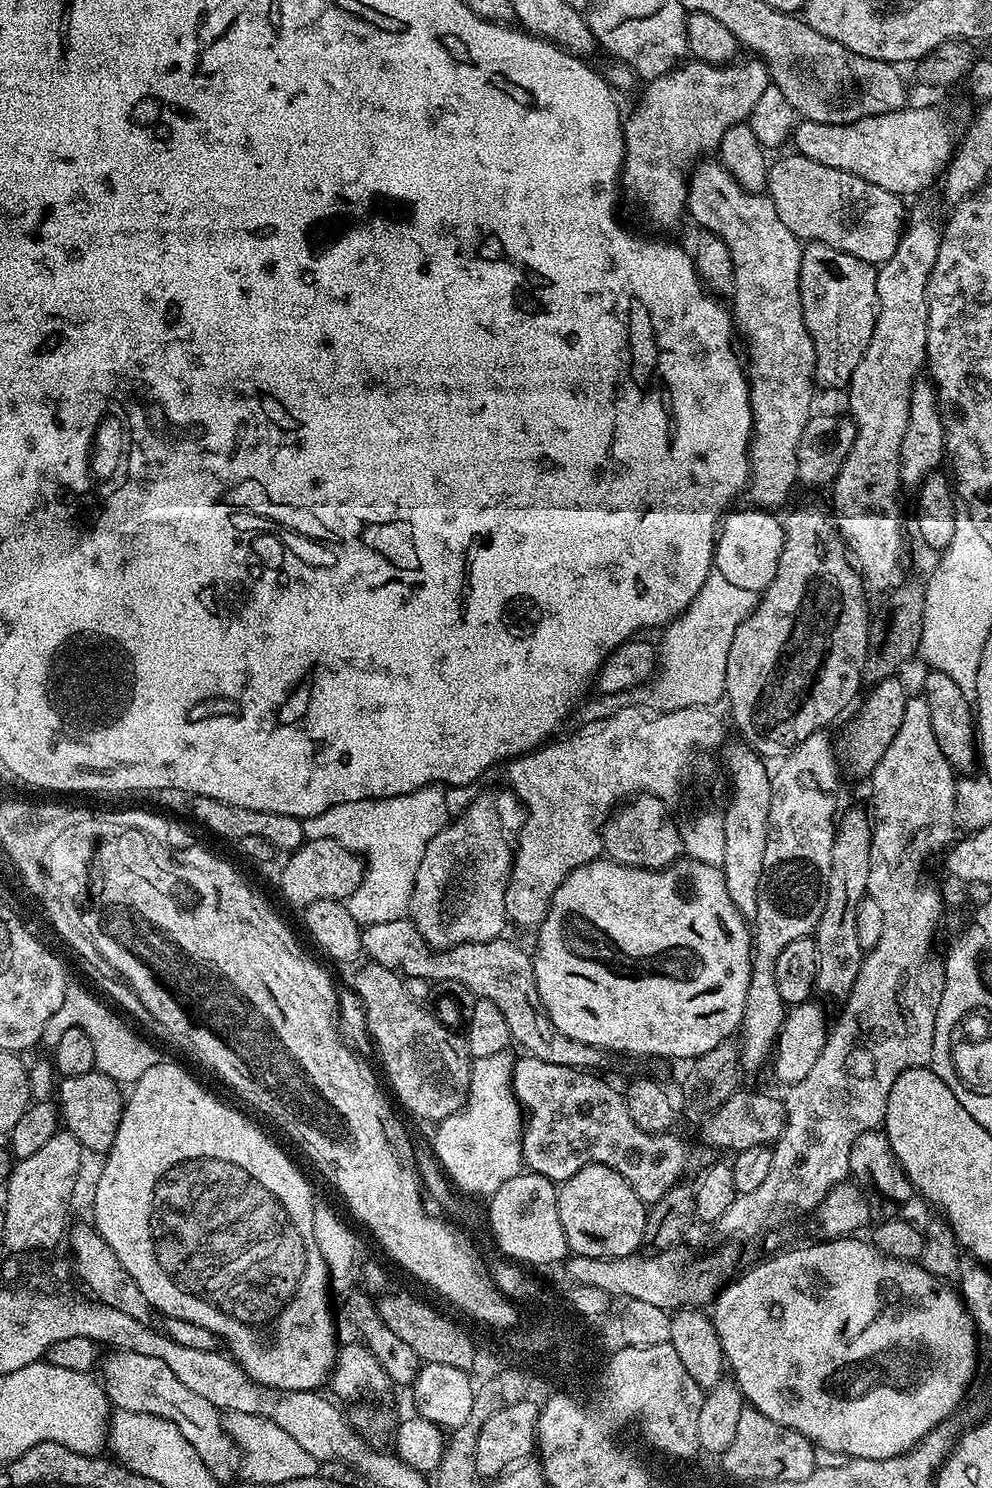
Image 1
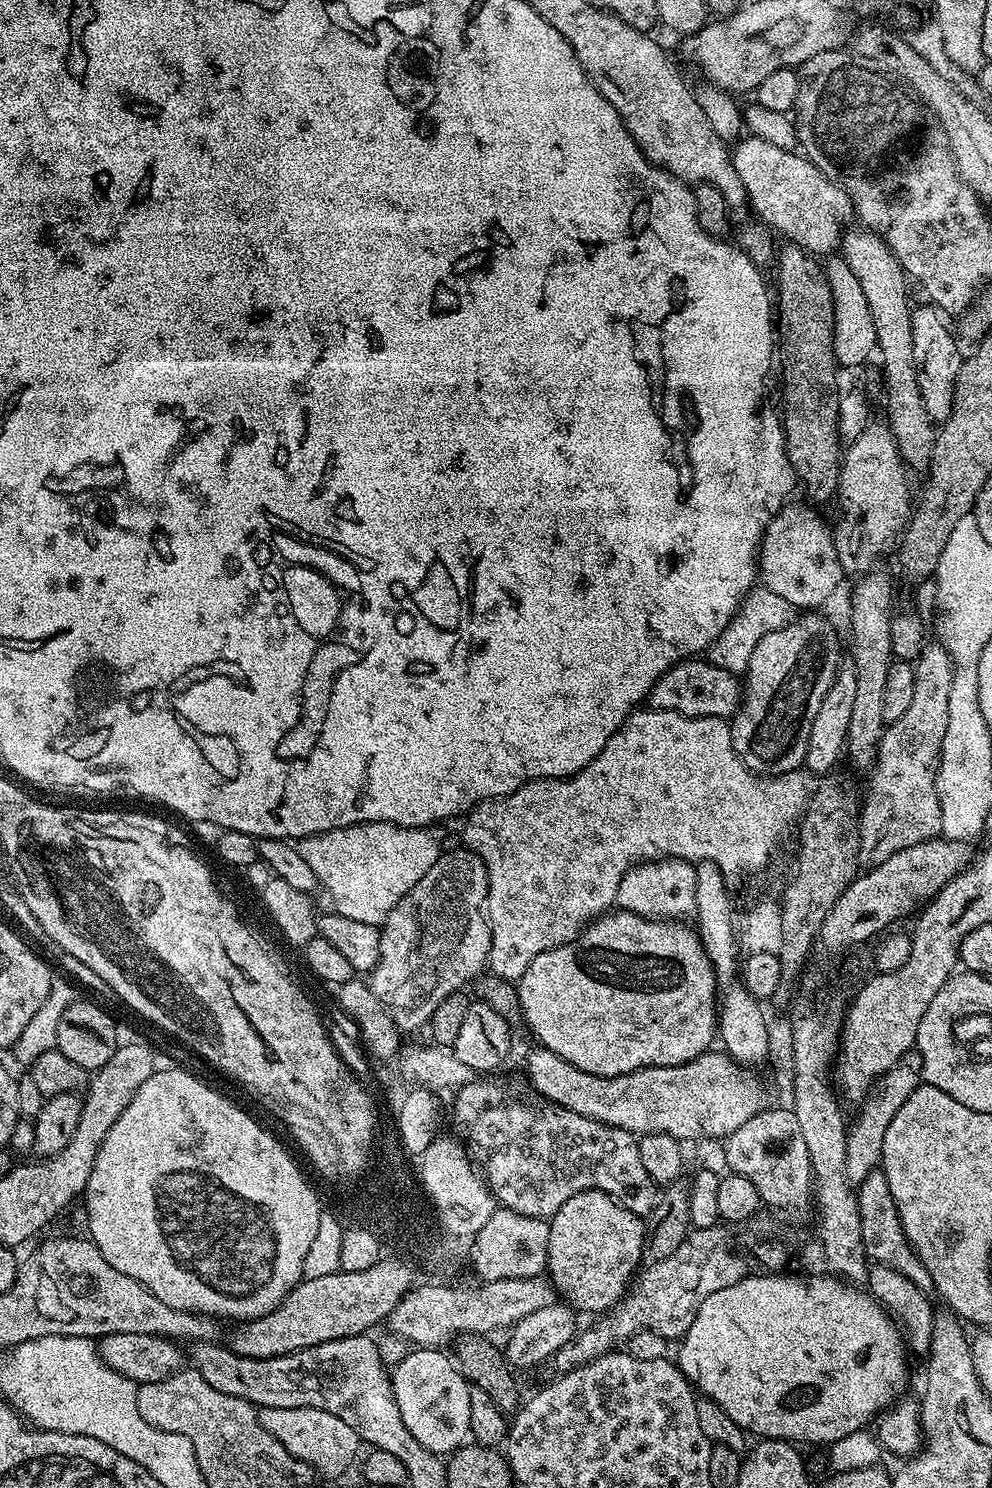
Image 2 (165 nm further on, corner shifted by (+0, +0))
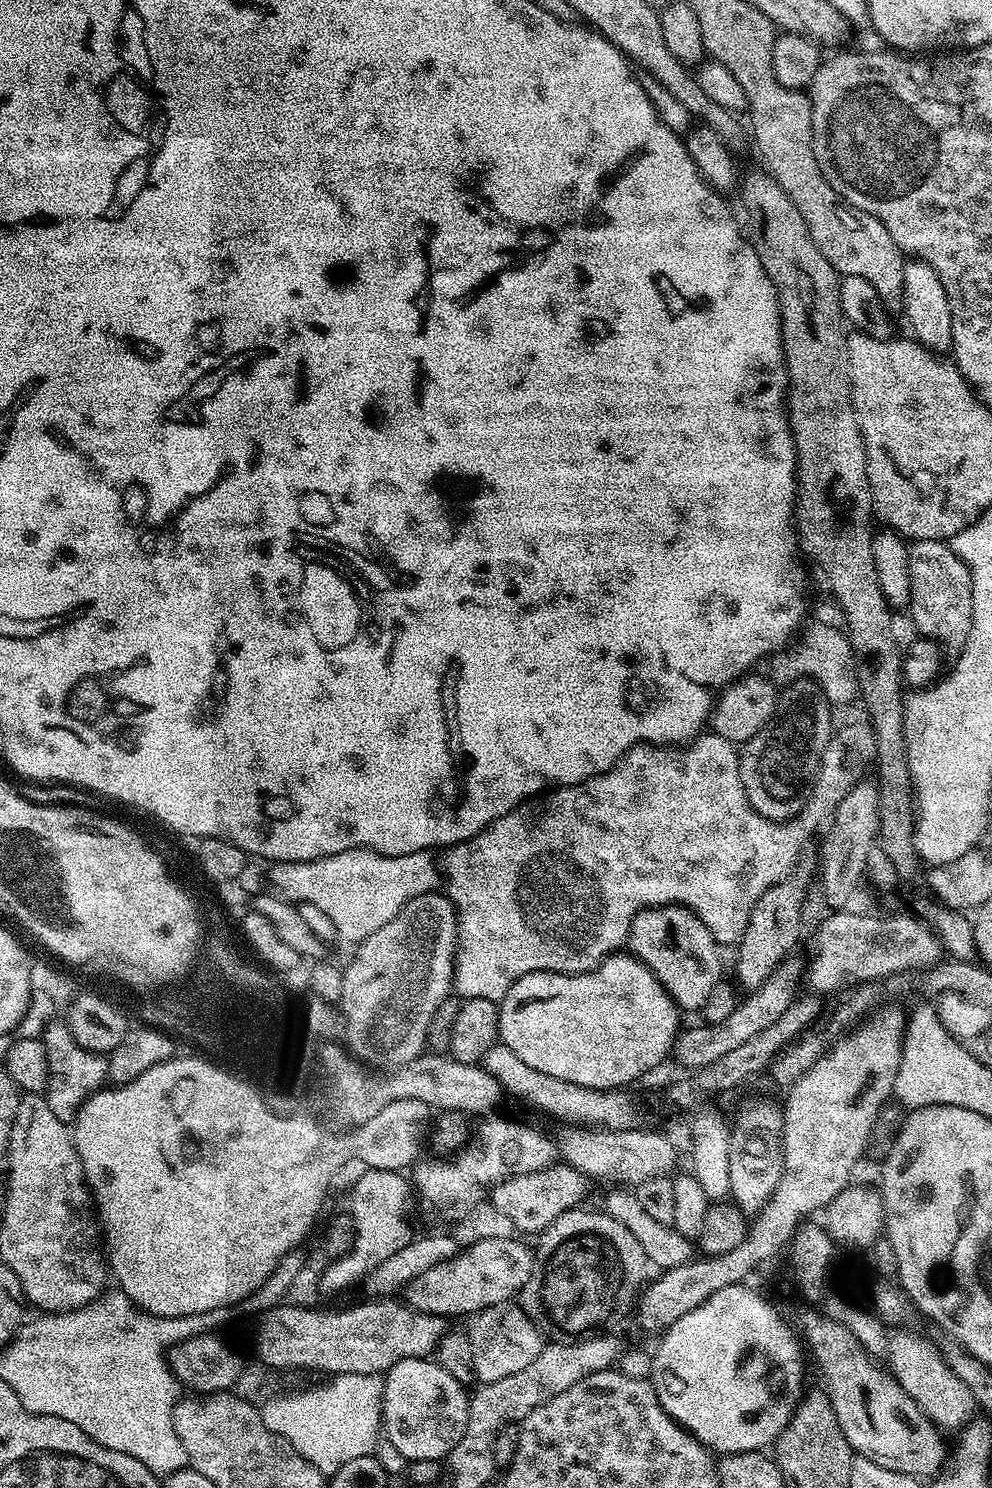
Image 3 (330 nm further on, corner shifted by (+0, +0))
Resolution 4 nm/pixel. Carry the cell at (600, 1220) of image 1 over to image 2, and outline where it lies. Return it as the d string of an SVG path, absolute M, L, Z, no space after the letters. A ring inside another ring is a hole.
M604 1192L574 1194L574 1198L566 1198L566 1202L562 1202L562 1206L558 1206L556 1213L548 1220L548 1267L546 1270L554 1270L554 1228L556 1226L560 1228L558 1230L560 1236L566 1236L568 1232L574 1234L574 1226L578 1226L576 1234L582 1236L582 1240L576 1240L576 1246L572 1240L570 1246L576 1248L576 1252L580 1250L586 1256L590 1254L590 1262L588 1258L586 1262L580 1260L580 1266L576 1268L570 1266L570 1270L568 1266L560 1266L556 1272L558 1276L554 1277L554 1272L546 1272L547 1279L552 1281L557 1293L577 1313L604 1314L615 1309L629 1291L644 1259L645 1221L630 1210L626 1210L626 1206L622 1206L613 1196L608 1196ZM574 1218L582 1218L582 1220L574 1220ZM584 1218L590 1218L590 1220L584 1220ZM620 1250L622 1250L622 1256L620 1256ZM620 1258L622 1258L622 1266L618 1268ZM636 1267L638 1267L637 1272Z

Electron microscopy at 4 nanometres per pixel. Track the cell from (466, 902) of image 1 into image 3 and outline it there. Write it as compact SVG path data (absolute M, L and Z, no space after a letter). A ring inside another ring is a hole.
M443 891L416 896L382 930L374 930L359 941L348 968L343 969L342 998L338 1005L344 1018L343 1039L348 1052L357 1061L365 1060L376 1068L395 1070L416 1060L428 1043L430 1018L444 1000L453 995L452 979L456 973L456 905Z

